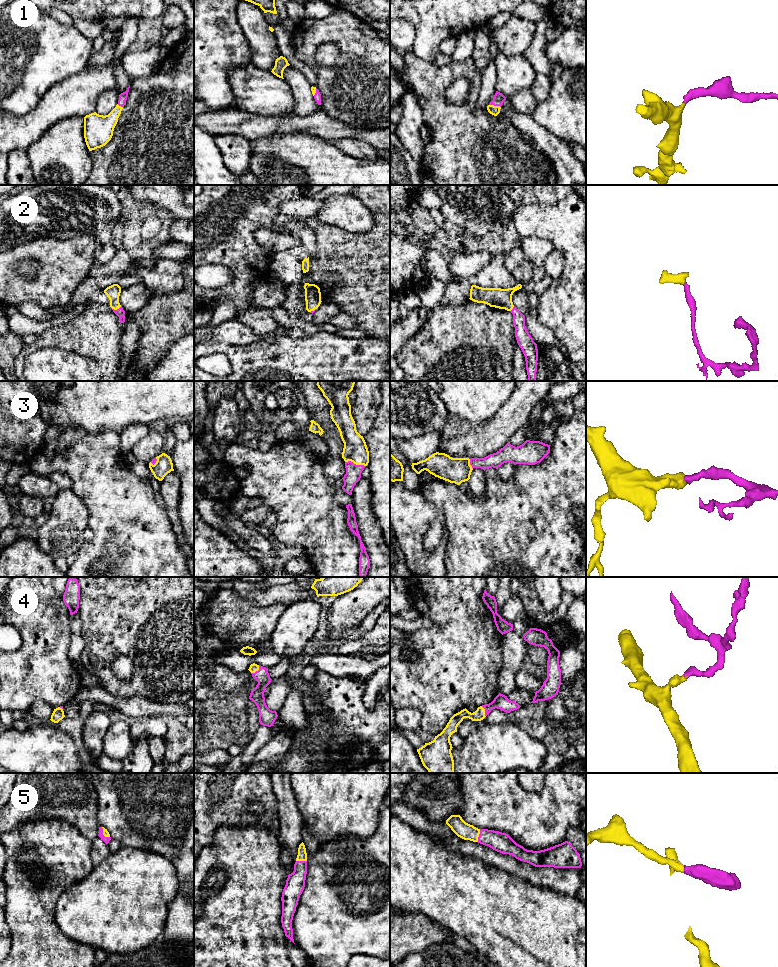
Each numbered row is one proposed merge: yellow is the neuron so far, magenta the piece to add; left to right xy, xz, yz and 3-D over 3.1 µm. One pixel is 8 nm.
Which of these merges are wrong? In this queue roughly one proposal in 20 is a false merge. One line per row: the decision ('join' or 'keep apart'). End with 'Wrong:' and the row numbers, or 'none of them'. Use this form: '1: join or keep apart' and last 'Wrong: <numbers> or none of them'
1: join
2: join
3: join
4: join
5: join
Wrong: none of them

